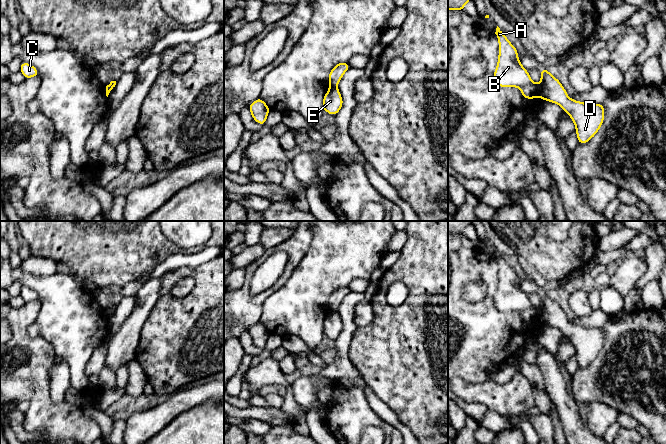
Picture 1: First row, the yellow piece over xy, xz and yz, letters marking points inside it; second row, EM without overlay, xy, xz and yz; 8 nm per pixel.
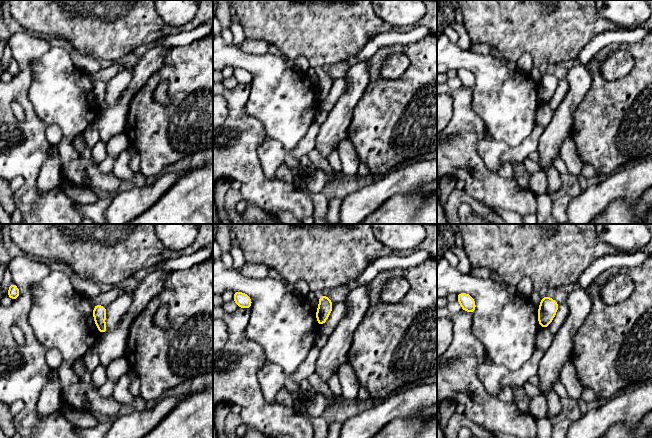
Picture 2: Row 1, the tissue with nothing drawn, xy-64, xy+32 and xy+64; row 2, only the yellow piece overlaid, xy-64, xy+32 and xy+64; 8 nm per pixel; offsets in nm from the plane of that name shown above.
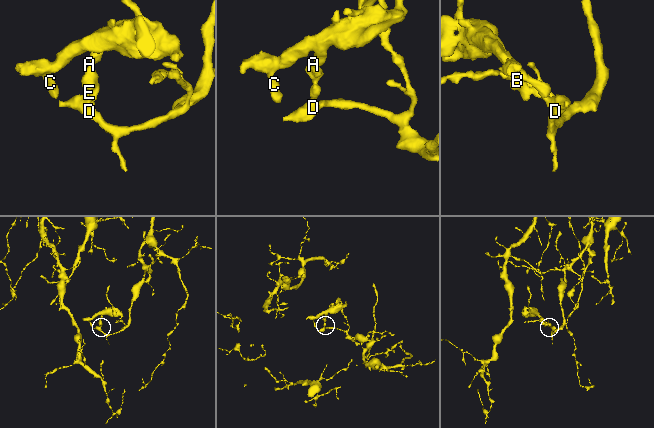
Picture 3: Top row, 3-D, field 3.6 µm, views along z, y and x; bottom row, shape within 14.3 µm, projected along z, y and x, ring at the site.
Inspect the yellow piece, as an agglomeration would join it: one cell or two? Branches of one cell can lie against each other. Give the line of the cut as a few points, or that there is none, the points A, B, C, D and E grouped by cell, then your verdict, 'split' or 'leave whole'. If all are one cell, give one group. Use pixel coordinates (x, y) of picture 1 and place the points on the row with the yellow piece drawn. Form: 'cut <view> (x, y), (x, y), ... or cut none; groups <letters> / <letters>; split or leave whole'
cut yz (539, 85), (537, 94); groups A B C / D E; split

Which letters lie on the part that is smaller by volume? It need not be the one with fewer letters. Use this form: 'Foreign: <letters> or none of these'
Foreign: A, B, C

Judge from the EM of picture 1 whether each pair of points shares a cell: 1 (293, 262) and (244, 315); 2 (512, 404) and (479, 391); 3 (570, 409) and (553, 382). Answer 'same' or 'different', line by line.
1: same
2: same
3: same

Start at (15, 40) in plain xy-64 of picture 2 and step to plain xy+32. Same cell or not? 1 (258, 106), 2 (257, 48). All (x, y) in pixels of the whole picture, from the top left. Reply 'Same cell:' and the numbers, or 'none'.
Same cell: 2

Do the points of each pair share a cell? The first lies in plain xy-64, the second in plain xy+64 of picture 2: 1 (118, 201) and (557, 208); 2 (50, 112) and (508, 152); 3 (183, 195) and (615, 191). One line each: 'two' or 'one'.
1: two
2: two
3: two

